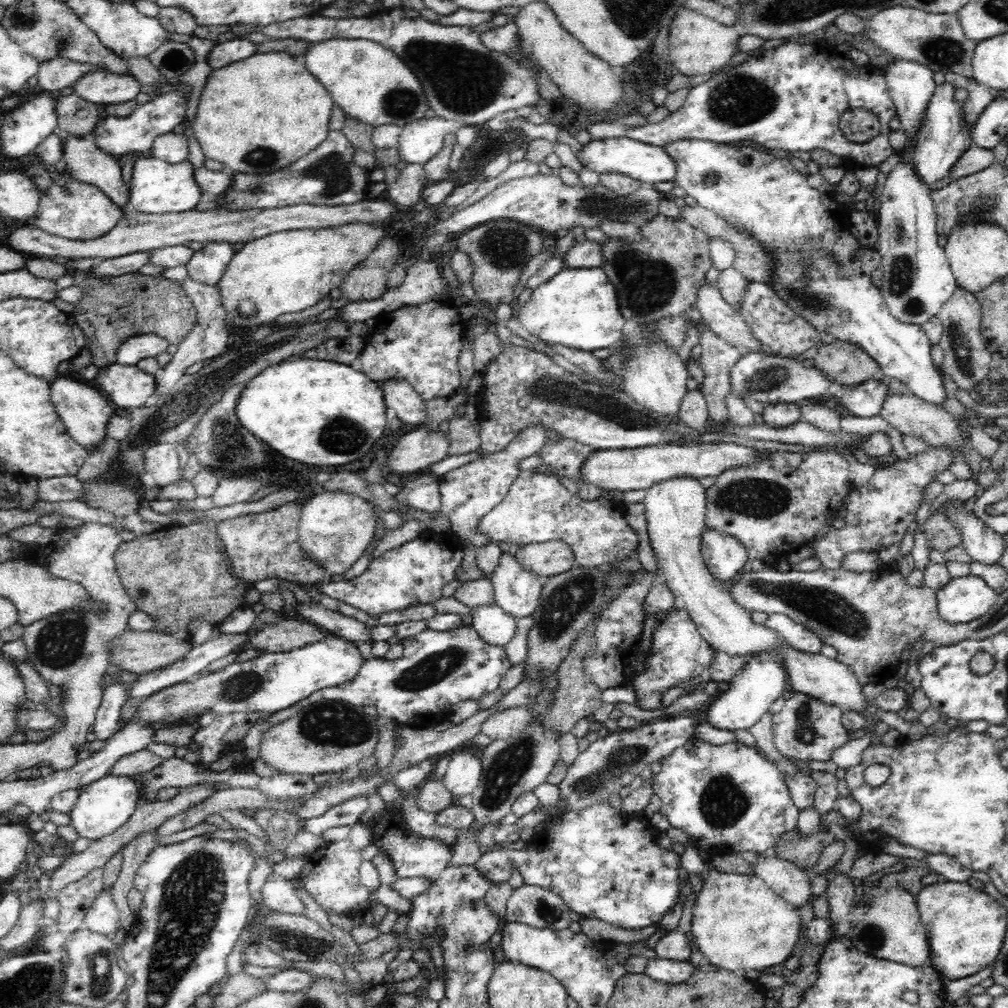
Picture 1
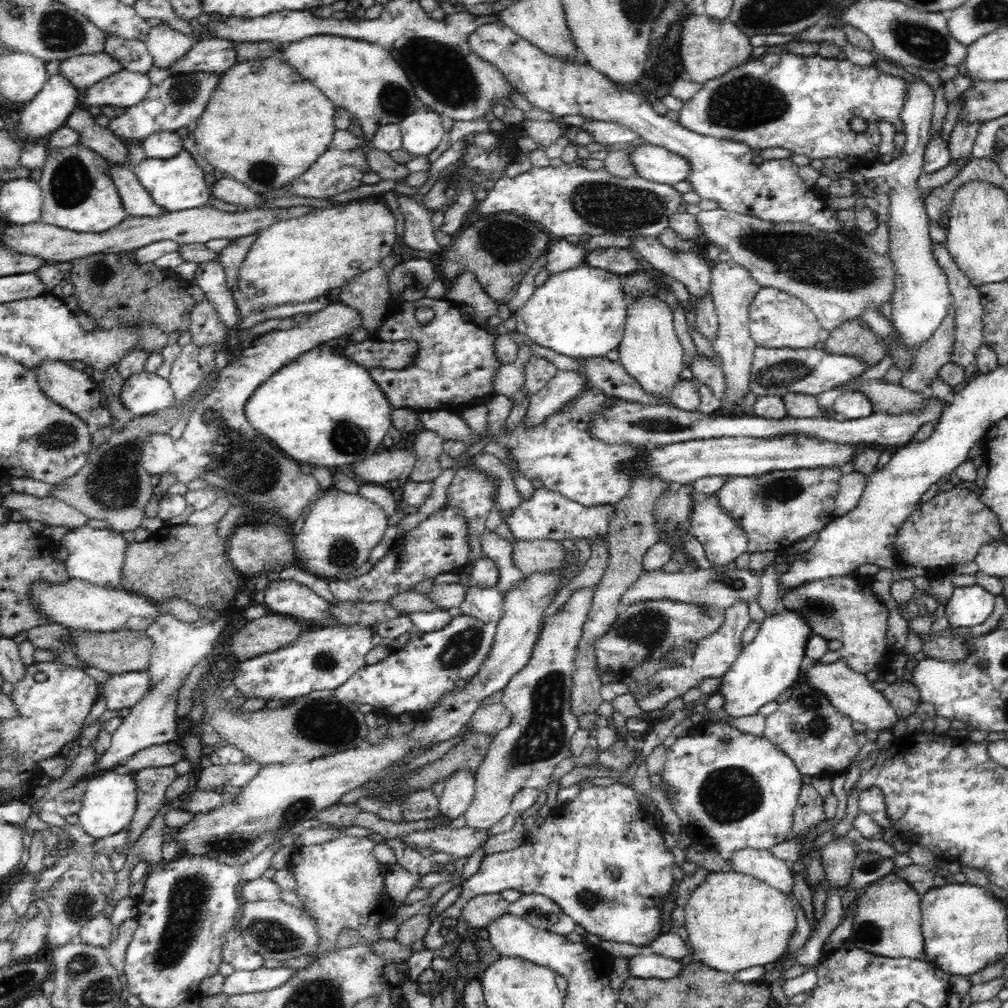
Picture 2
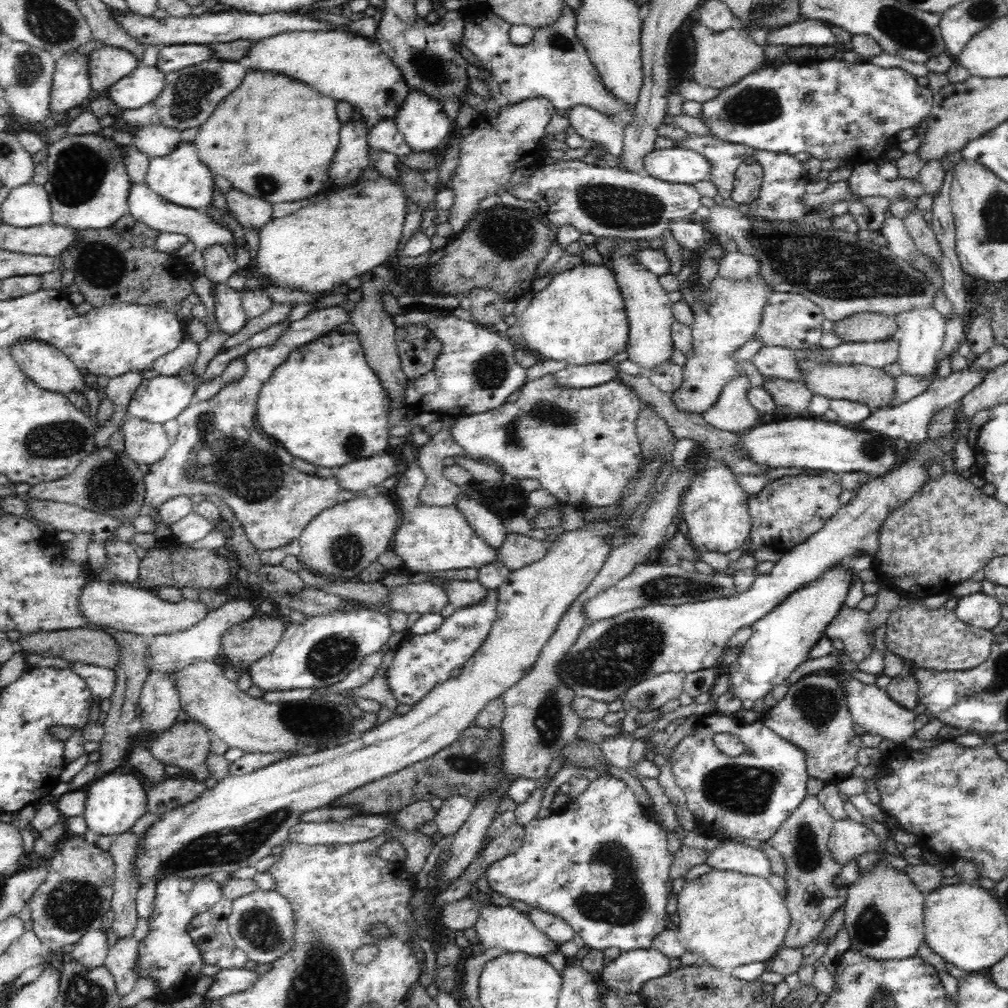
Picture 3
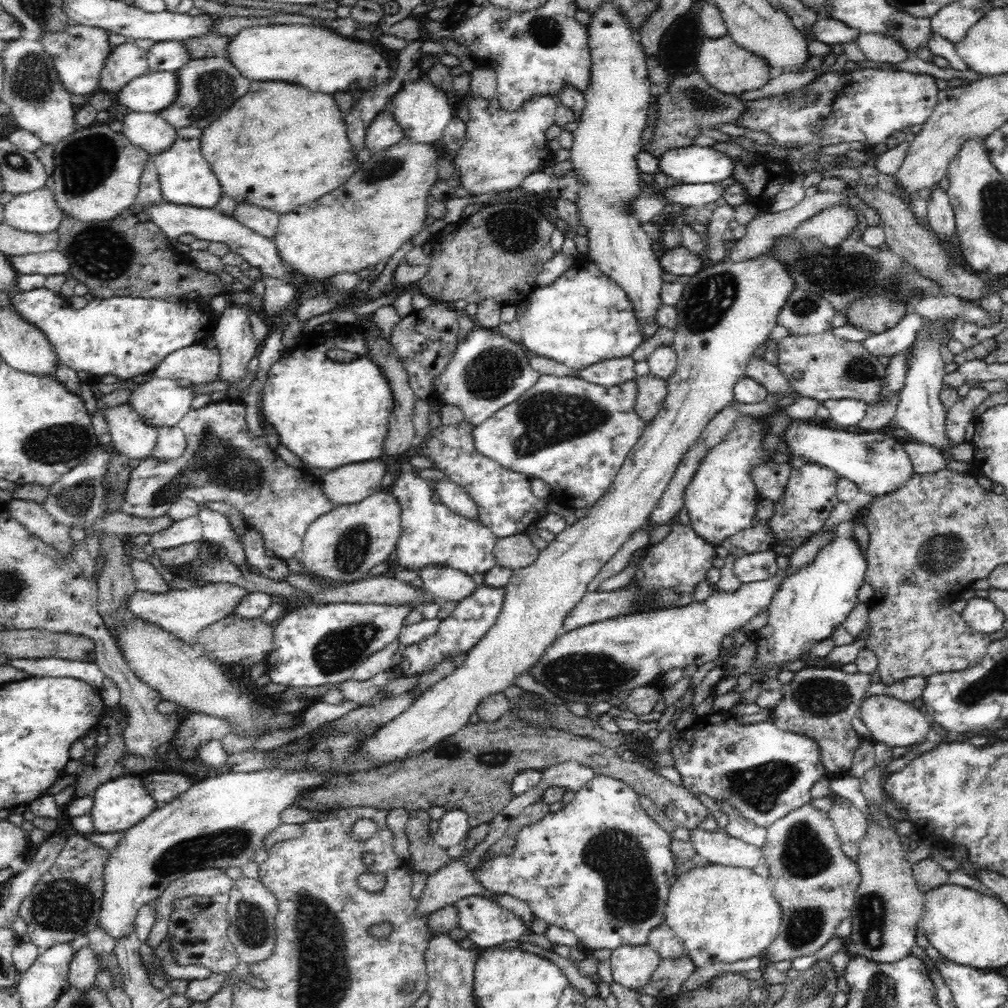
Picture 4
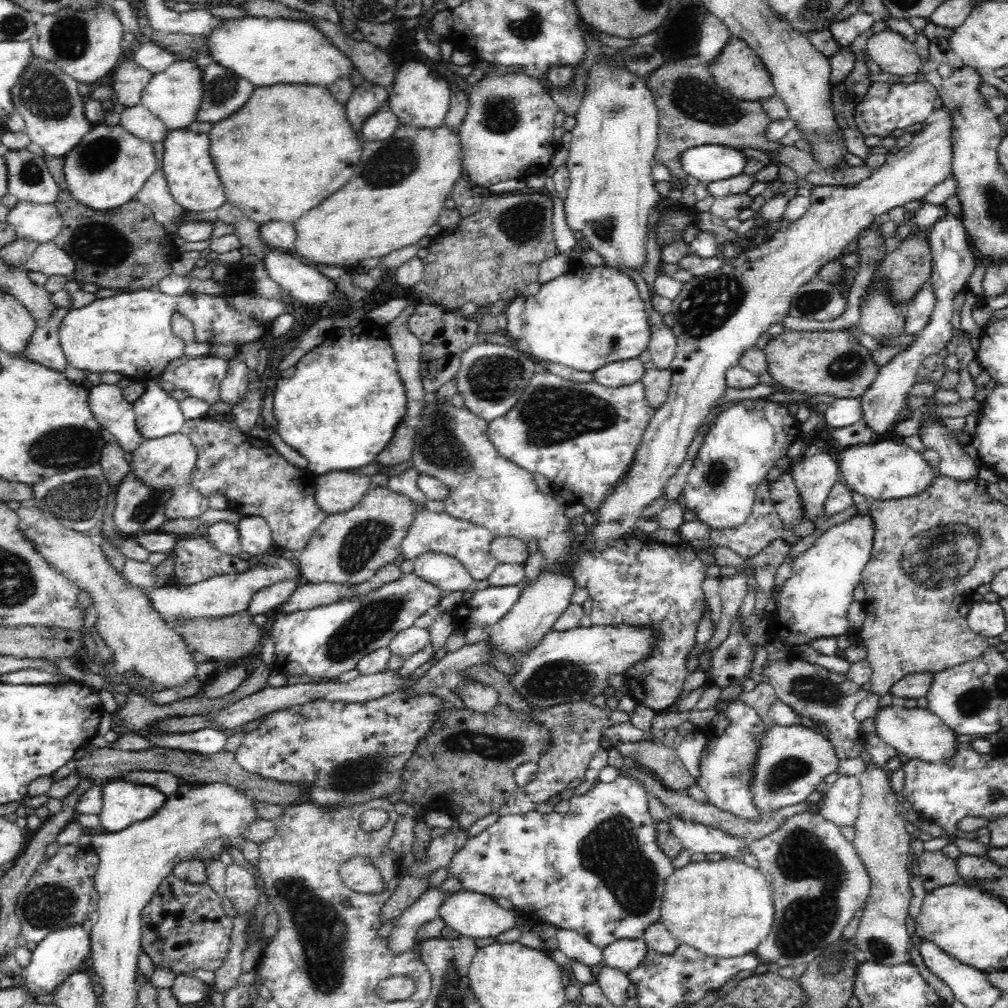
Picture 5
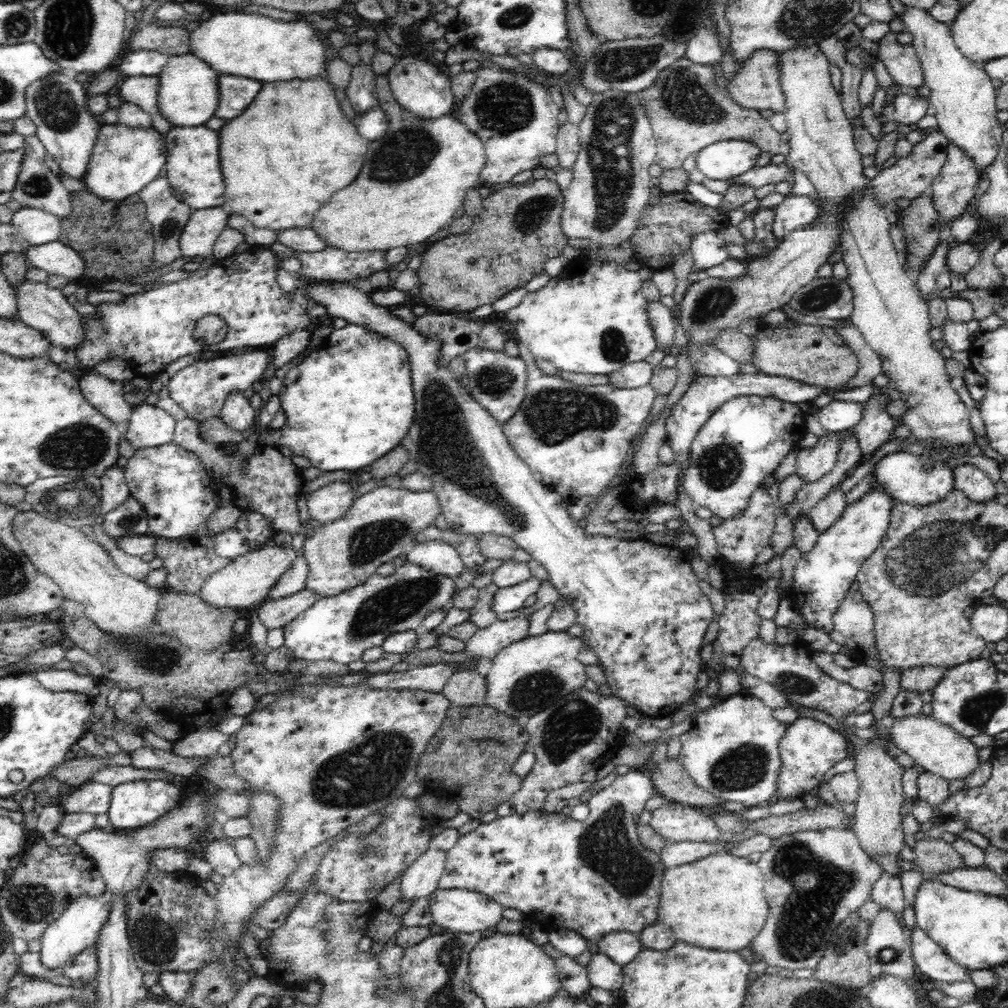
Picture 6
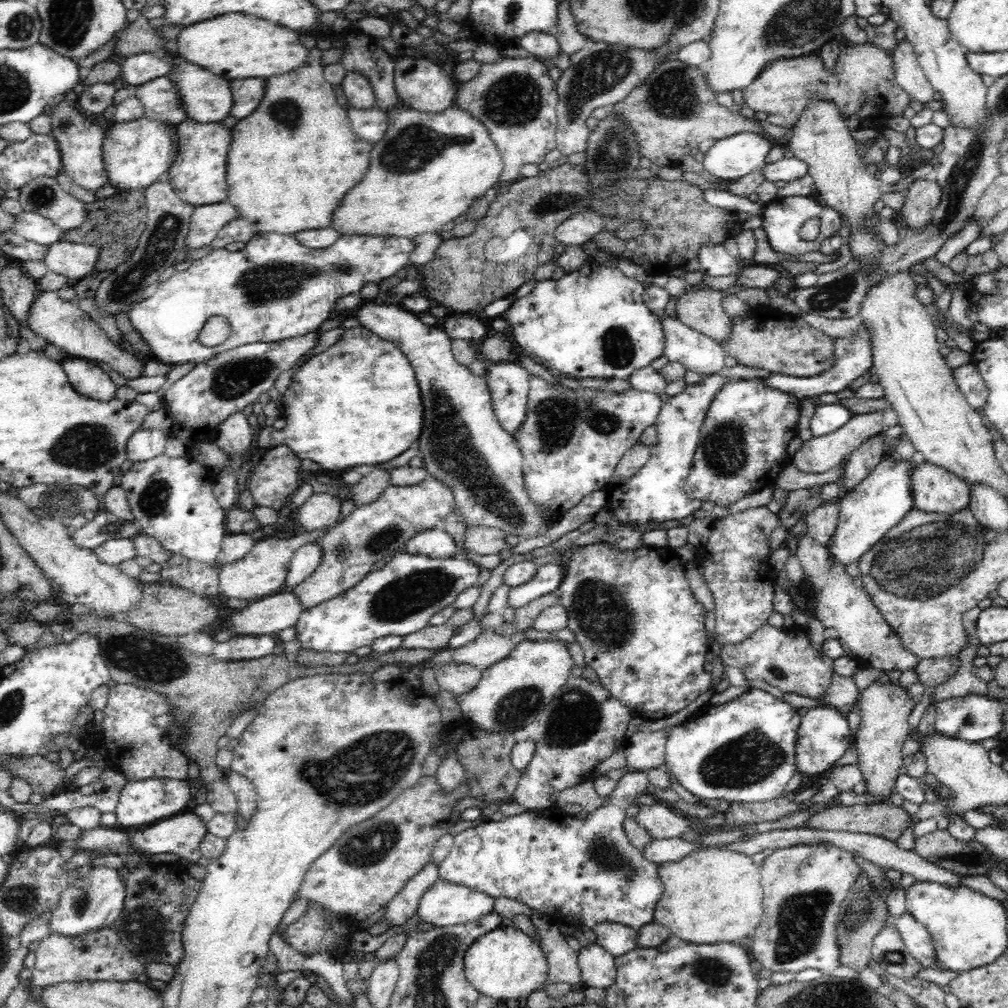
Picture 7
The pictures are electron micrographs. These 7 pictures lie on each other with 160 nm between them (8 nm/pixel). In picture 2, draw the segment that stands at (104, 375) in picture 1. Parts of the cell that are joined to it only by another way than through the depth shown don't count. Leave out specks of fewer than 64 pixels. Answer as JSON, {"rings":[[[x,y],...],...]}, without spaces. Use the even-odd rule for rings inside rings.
{"rings":[[[146,370],[129,376],[123,382],[119,397],[134,416],[157,414],[172,407],[176,400],[169,379]]]}

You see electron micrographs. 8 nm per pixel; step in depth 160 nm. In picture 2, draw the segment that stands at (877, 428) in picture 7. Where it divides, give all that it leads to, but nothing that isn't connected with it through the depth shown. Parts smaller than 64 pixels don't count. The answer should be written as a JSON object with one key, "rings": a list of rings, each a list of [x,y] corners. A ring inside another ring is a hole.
{"rings":[[[841,467],[774,471],[754,478],[728,478],[716,493],[721,498],[722,509],[730,513],[734,521],[738,522],[738,526],[744,529],[747,536],[747,552],[774,552],[804,540],[812,532],[822,531],[826,524],[835,518],[835,499],[843,474],[844,469]]]}

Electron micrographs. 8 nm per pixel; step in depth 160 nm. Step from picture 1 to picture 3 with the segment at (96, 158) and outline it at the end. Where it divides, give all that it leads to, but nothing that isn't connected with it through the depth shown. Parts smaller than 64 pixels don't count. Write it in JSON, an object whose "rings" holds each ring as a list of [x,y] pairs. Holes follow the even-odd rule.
{"rings":[[[131,182],[129,194],[129,213],[139,221],[144,222],[148,227],[159,230],[160,233],[180,233],[189,238],[189,241],[195,244],[195,254],[190,257],[191,262],[189,268],[199,275],[205,274],[205,263],[201,256],[202,250],[212,246],[214,243],[226,245],[231,243],[234,245],[234,236],[232,230],[221,227],[214,222],[207,213],[201,214],[196,211],[196,208],[186,208],[178,206],[156,194],[146,183]]]}

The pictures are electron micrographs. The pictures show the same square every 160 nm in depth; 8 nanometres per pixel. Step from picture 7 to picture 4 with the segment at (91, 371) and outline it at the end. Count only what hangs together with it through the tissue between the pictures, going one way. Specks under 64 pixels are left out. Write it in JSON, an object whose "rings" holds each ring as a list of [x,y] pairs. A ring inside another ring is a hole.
{"rings":[[[129,403],[102,406],[114,449],[128,459],[151,457],[158,438],[158,429],[146,424]]]}

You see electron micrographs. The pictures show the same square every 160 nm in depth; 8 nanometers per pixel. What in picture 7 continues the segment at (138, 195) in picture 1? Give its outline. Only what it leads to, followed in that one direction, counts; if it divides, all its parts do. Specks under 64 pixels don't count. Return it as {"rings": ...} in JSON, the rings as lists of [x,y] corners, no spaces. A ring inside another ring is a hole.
{"rings":[[[186,119],[175,125],[178,135],[178,156],[169,168],[169,183],[178,198],[194,206],[227,200],[227,154],[232,131],[222,123],[204,123]]]}

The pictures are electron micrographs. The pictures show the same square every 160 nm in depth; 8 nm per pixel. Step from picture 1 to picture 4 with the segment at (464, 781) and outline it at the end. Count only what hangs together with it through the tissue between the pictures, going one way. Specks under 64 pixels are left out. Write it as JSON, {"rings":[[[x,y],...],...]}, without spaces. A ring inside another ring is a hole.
{"rings":[[[462,809],[446,811],[438,821],[439,827],[433,839],[440,848],[446,850],[456,846],[472,828],[466,811]]]}

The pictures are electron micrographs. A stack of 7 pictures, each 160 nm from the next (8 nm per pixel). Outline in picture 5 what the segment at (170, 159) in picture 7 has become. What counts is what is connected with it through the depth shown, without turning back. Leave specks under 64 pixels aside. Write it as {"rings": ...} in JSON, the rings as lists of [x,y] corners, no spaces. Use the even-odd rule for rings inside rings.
{"rings":[[[94,124],[80,143],[62,160],[66,190],[80,203],[94,210],[110,210],[130,202],[156,172],[158,158],[154,145],[132,136],[120,125]]]}

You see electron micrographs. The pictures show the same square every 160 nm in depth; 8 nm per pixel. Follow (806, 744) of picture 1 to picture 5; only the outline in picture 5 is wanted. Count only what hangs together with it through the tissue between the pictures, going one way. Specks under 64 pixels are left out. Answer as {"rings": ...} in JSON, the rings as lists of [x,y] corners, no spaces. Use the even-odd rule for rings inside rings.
{"rings":[[[802,659],[774,662],[772,666],[766,666],[764,674],[761,675],[764,682],[772,684],[780,701],[791,706],[798,715],[806,716],[808,721],[825,726],[829,730],[827,737],[839,760],[856,758],[862,752],[864,732],[854,717],[854,710],[858,702],[864,700],[869,693],[867,687],[850,681],[845,674],[832,672]]]}

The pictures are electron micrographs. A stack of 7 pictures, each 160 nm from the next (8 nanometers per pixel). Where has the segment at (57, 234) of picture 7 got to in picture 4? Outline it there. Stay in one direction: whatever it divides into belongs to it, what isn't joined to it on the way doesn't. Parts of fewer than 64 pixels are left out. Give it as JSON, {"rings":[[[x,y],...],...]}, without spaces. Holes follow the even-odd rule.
{"rings":[[[46,187],[14,195],[14,198],[4,205],[3,215],[4,222],[12,228],[34,234],[54,232],[63,219],[53,192]]]}

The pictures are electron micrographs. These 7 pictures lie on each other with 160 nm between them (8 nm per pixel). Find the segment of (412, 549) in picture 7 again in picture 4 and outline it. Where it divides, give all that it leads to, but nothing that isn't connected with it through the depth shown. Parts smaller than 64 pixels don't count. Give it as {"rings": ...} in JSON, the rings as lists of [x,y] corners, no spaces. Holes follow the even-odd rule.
{"rings":[[[428,566],[418,571],[424,583],[423,589],[430,592],[437,603],[460,602],[478,587],[472,576],[450,567]]]}

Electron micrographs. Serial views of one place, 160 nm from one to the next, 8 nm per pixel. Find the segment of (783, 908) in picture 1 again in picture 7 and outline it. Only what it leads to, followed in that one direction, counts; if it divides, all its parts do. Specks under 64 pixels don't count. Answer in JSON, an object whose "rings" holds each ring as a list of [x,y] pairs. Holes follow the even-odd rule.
{"rings":[[[701,847],[687,853],[680,860],[664,862],[658,868],[663,892],[656,904],[654,923],[660,924],[676,936],[693,944],[739,943],[760,925],[763,917],[763,886],[760,866],[750,856],[723,847]]]}

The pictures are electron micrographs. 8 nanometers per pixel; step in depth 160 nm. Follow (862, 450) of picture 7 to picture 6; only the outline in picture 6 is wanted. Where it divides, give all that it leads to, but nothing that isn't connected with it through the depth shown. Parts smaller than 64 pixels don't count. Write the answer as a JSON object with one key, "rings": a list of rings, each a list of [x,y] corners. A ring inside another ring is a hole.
{"rings":[[[884,392],[874,393],[863,404],[862,420],[853,426],[860,444],[862,462],[870,459],[877,450],[894,438],[896,418],[888,413],[888,396]]]}

